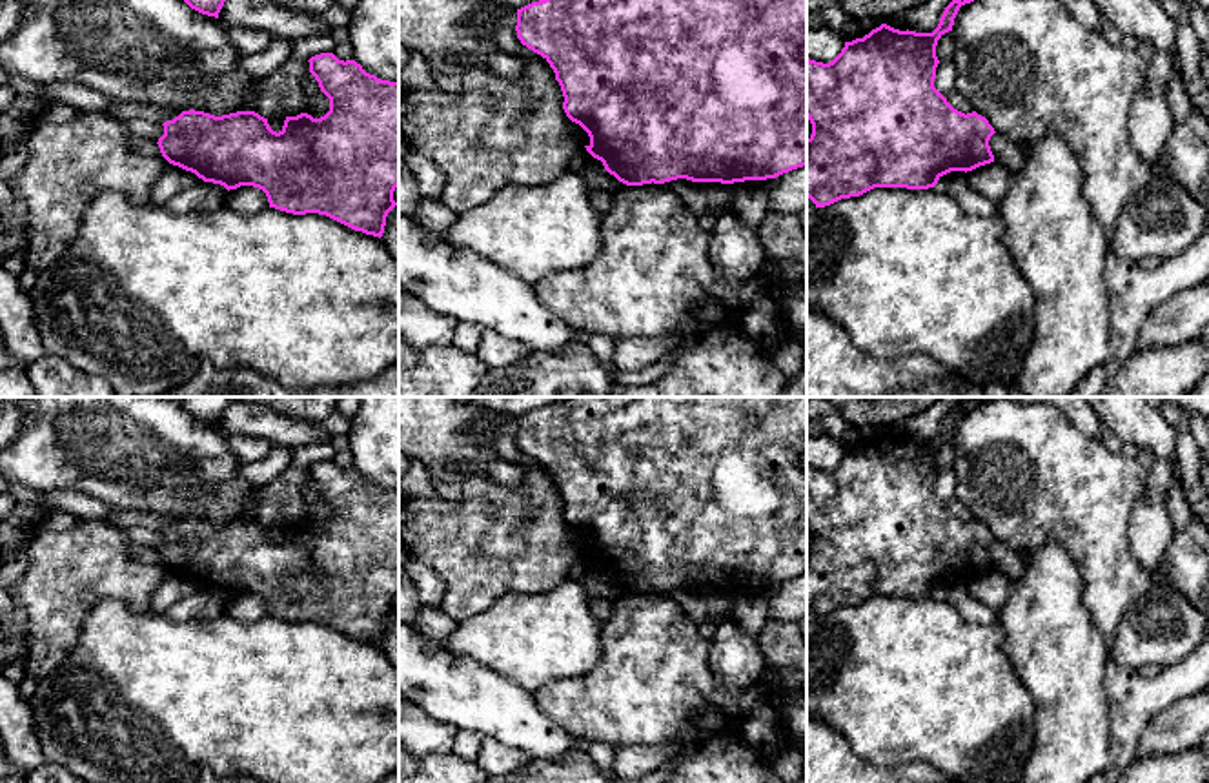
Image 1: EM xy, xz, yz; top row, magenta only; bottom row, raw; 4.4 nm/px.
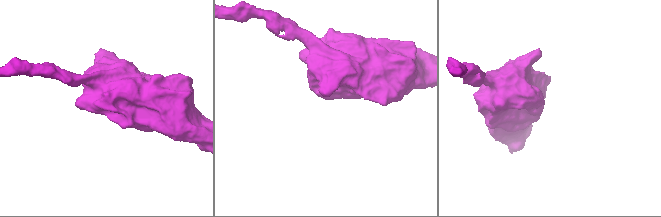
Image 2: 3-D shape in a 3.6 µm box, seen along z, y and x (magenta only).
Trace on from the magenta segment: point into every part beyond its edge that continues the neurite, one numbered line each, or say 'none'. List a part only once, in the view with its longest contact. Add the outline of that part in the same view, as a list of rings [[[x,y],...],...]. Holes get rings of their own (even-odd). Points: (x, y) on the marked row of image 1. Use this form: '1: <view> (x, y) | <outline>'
none

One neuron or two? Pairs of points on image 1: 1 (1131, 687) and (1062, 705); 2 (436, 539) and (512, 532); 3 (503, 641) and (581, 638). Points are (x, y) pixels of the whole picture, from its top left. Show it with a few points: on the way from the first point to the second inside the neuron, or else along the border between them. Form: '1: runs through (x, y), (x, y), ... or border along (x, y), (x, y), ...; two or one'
1: border along (1107, 663), (1106, 709), (1111, 736); two
2: runs through (454, 539), (494, 539); one
3: runs through (523, 638), (561, 638); one

